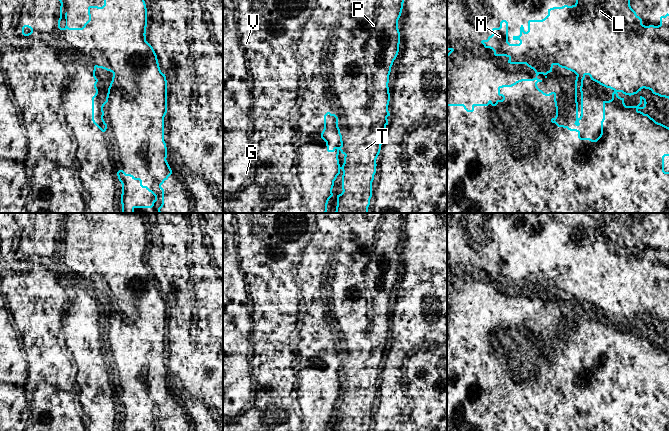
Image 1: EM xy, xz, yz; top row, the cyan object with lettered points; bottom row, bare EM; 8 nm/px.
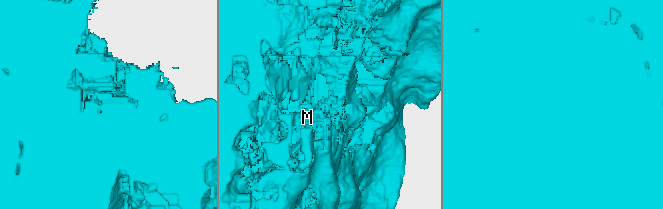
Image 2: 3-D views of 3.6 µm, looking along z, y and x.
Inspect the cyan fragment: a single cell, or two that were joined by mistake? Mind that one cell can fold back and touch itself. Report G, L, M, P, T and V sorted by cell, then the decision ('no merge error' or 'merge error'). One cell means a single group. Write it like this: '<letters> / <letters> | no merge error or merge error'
G / L M P T V | merge error

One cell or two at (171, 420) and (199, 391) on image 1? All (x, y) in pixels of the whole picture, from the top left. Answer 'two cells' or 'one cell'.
two cells

